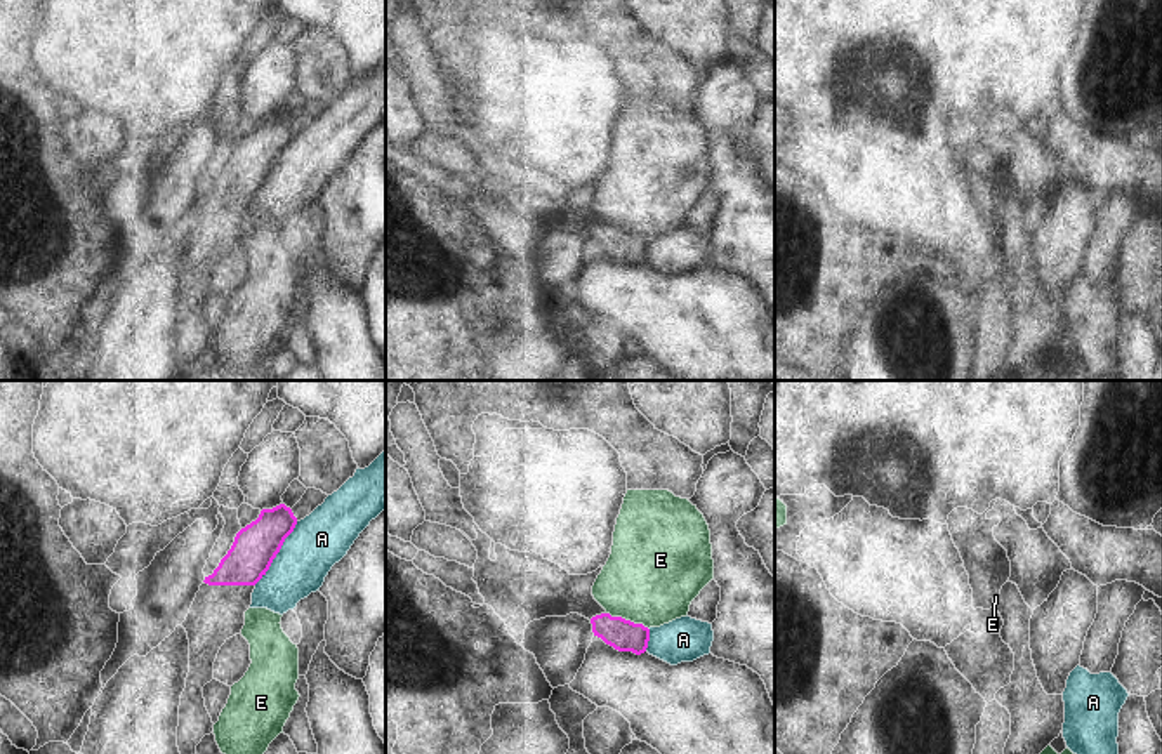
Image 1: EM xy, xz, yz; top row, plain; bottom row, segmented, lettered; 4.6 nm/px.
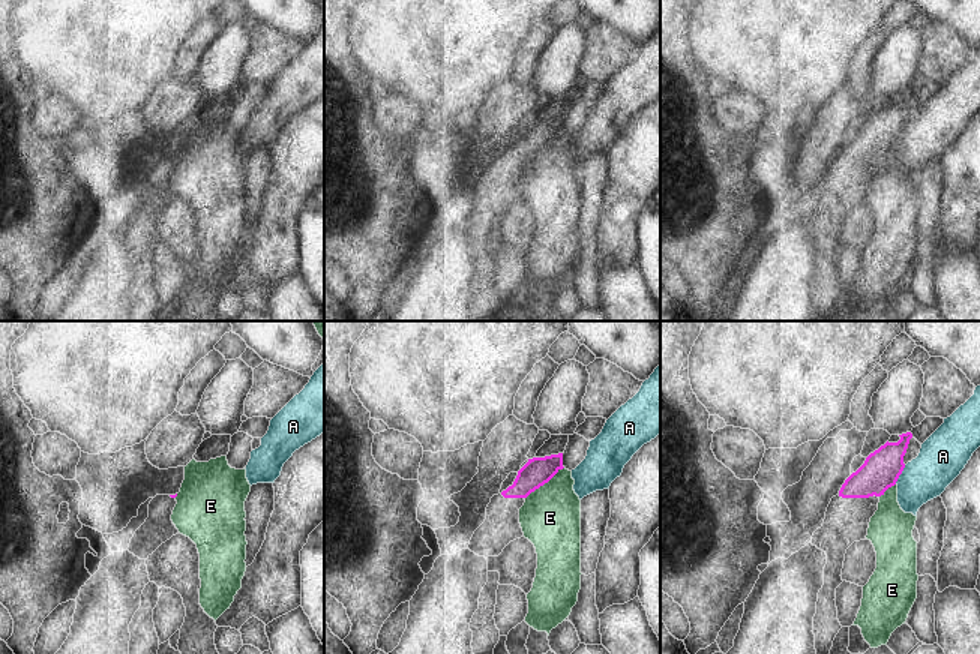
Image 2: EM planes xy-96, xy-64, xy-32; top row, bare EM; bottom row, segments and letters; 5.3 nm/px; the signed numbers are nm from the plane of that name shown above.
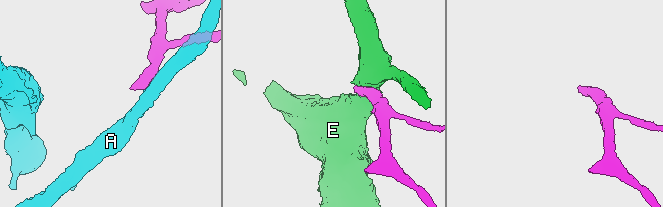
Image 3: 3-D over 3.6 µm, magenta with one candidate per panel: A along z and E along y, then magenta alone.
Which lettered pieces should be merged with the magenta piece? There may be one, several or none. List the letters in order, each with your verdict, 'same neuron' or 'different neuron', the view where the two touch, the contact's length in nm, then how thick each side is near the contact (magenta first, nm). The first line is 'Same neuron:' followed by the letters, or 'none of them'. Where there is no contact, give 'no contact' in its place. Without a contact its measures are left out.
Same neuron: none of them
A: different neuron; meets magenta in xy; contact 360 nm long; 200 nm thick on the magenta side, 260 nm on the other
E: different neuron; meets magenta in xz; contact 220 nm long; 150 nm thick on the magenta side, 440 nm on the other

